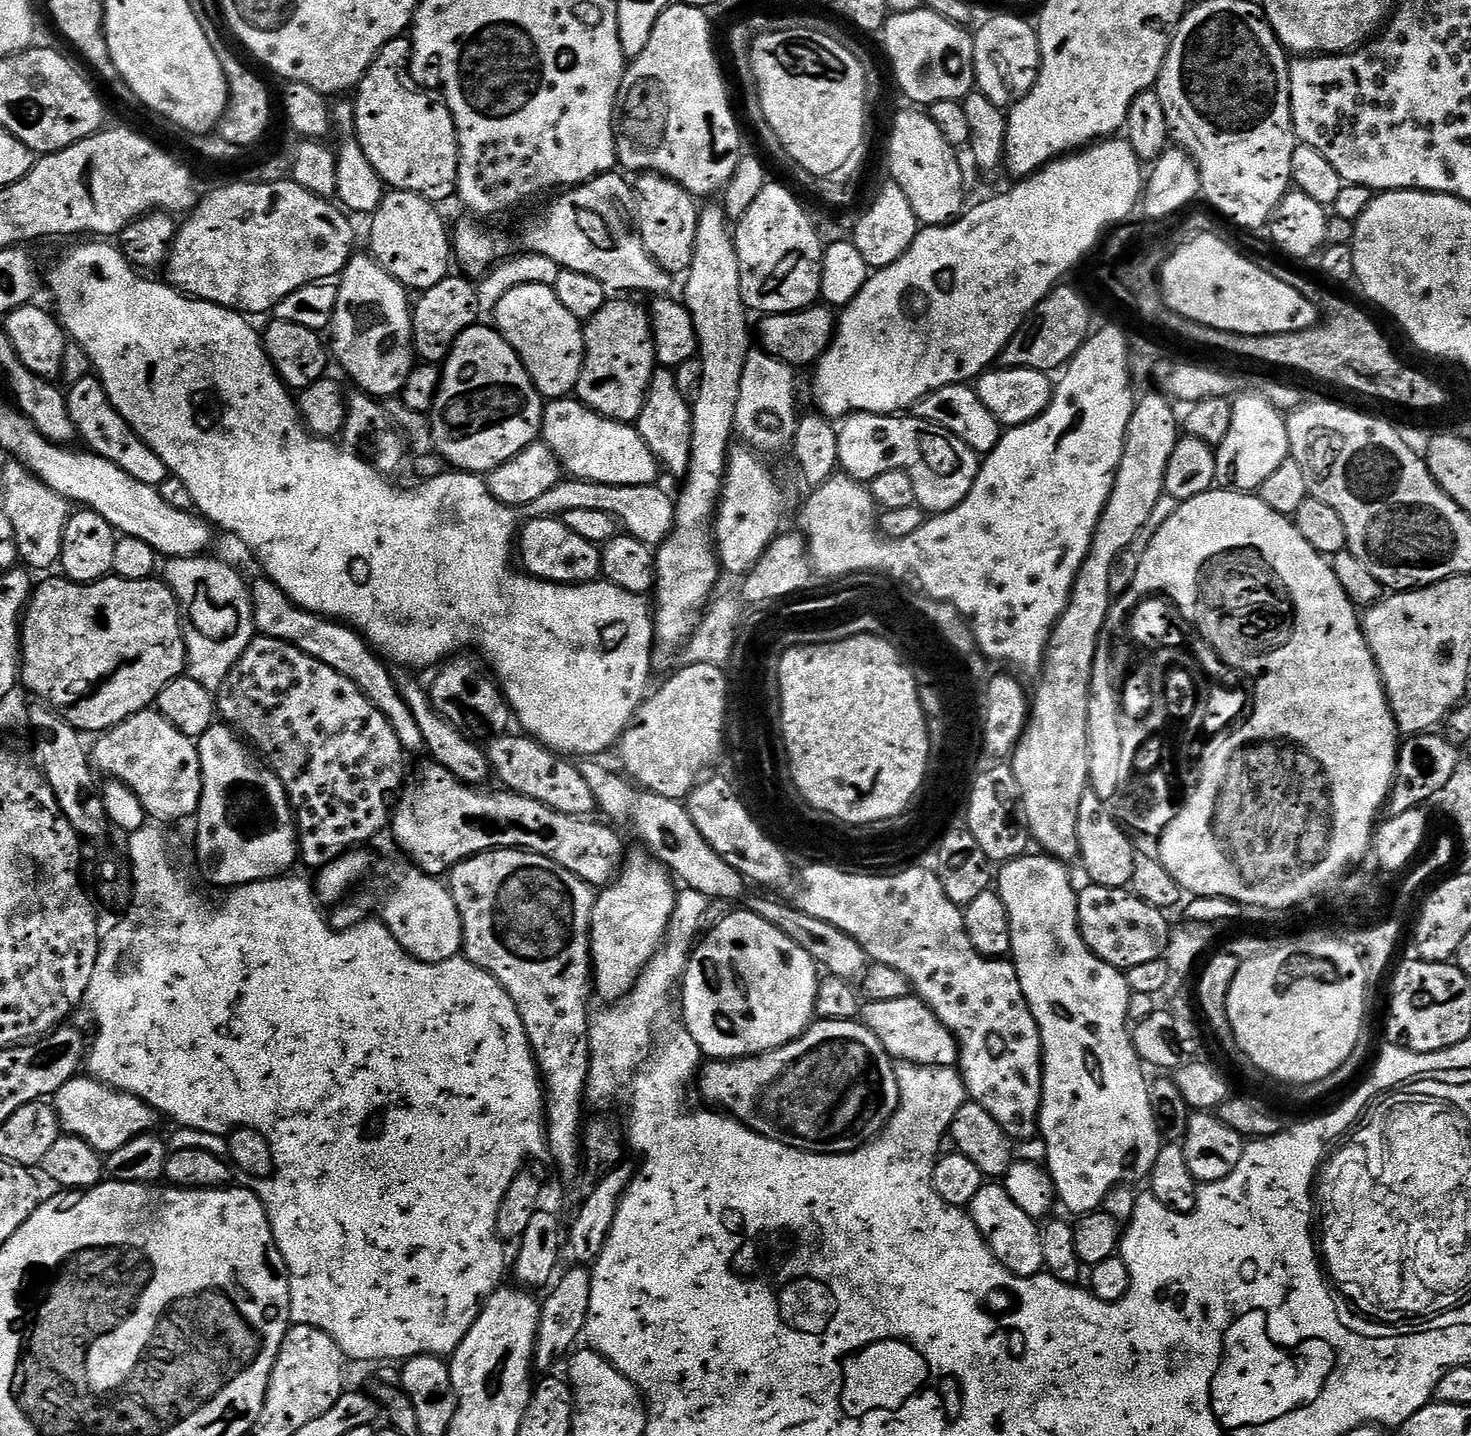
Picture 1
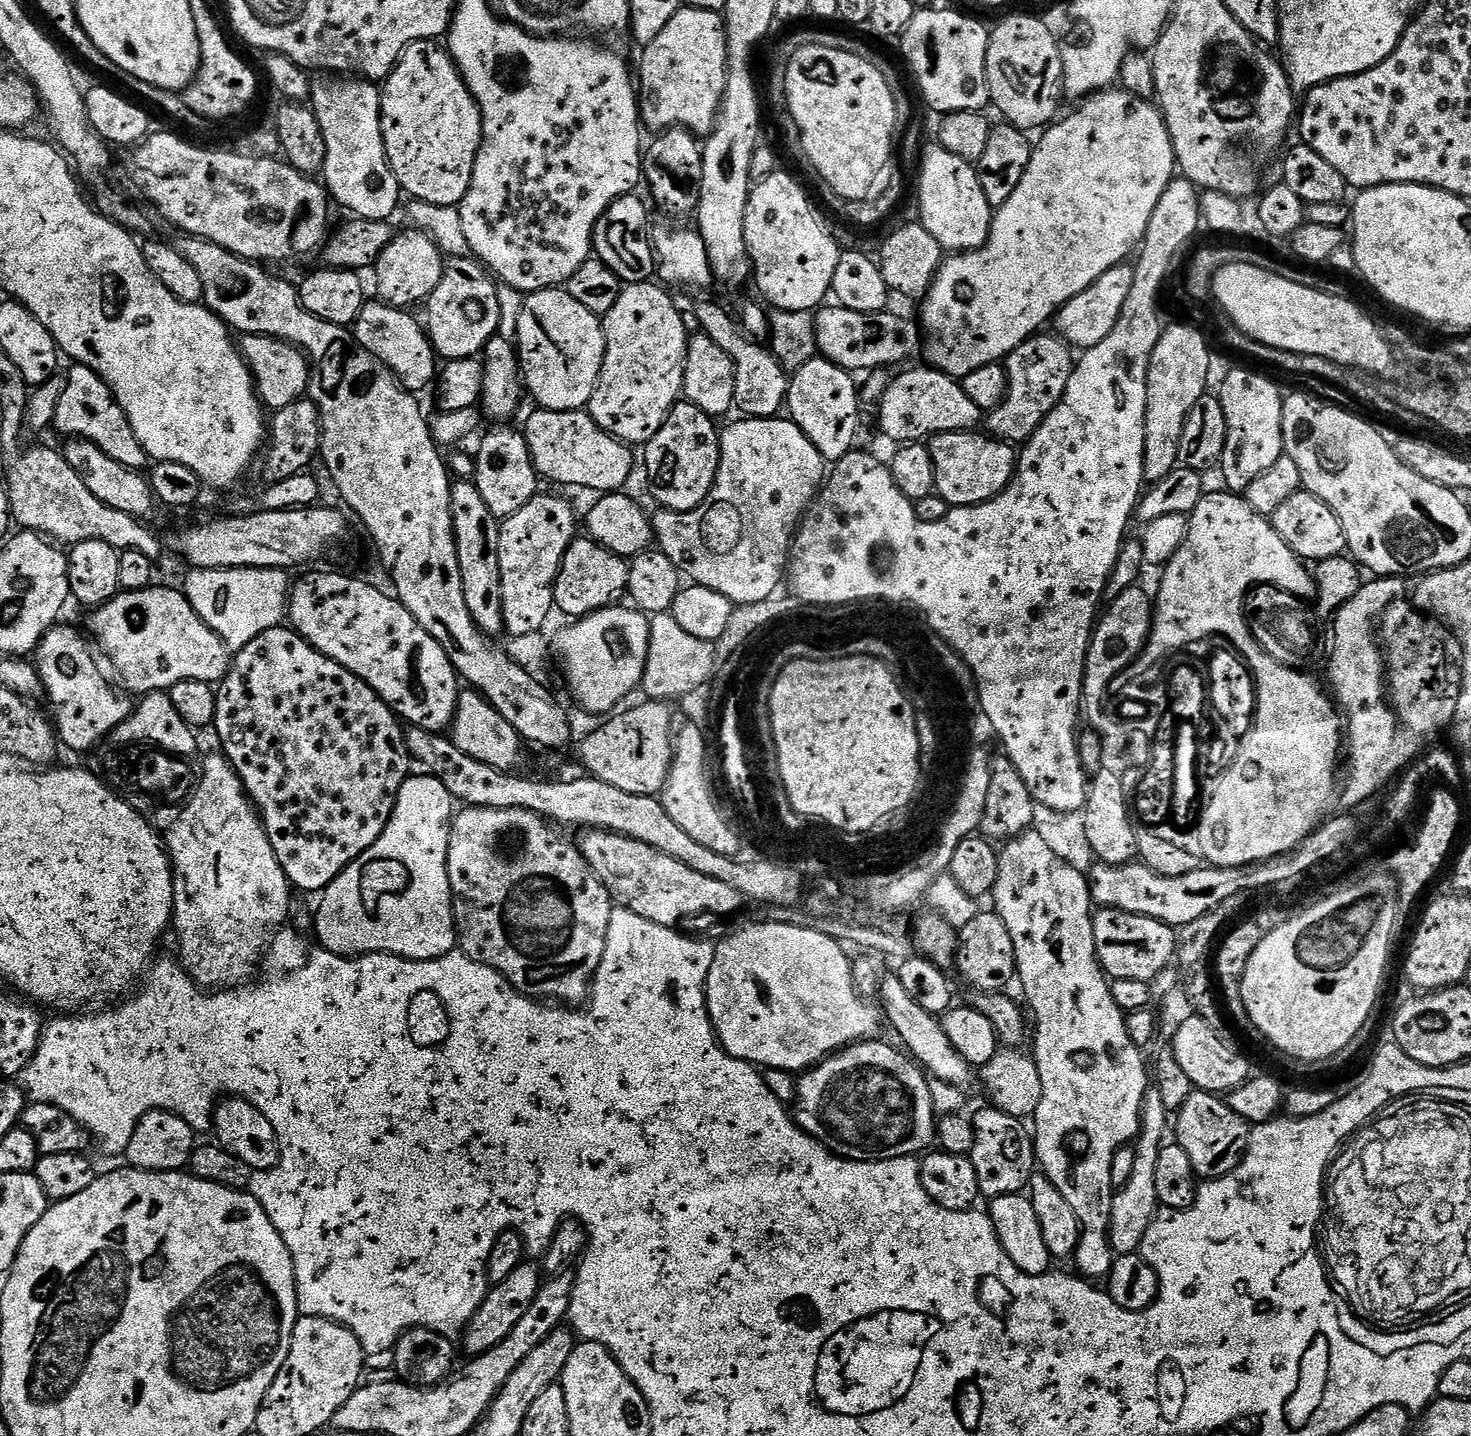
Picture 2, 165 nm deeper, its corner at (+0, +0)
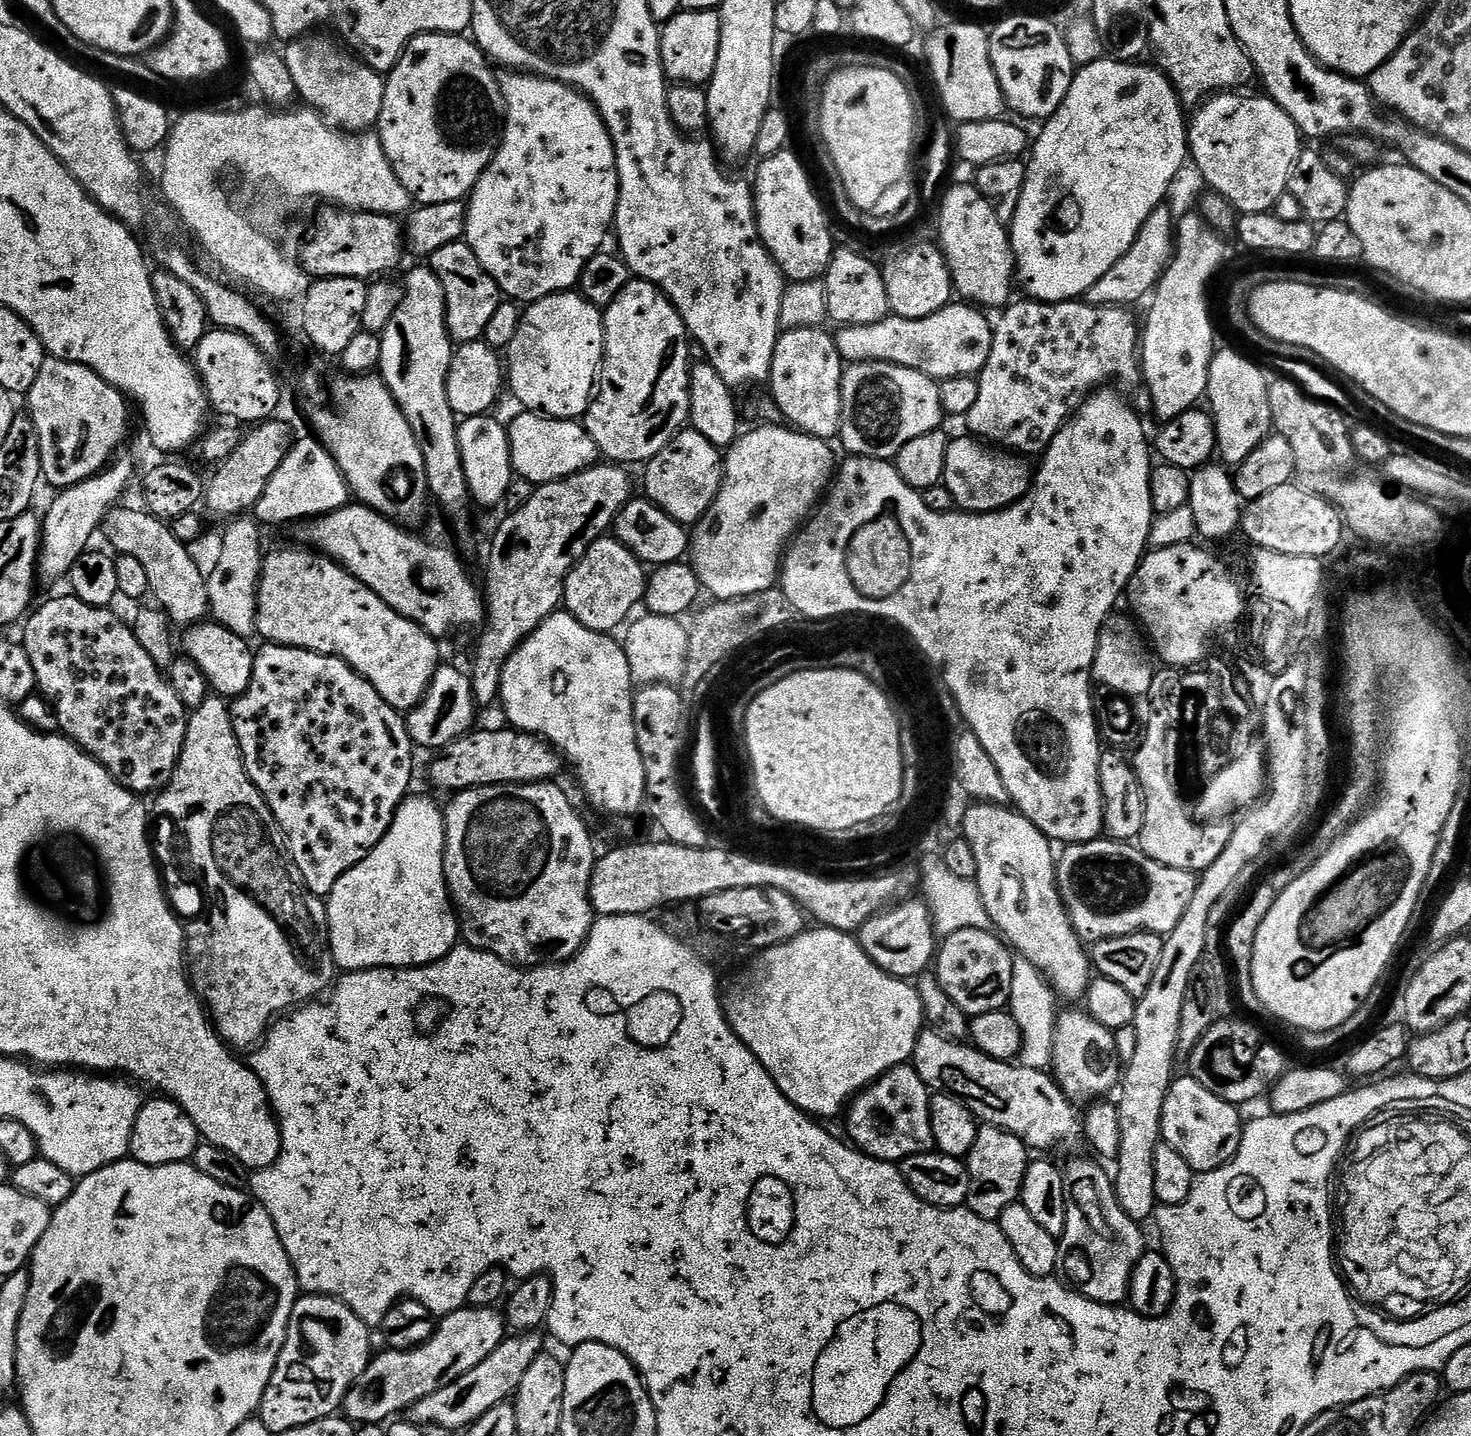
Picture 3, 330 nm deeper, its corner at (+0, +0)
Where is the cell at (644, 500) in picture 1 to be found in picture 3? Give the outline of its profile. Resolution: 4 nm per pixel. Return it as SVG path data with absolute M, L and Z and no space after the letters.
M765 423L758 427L762 428L737 436L732 447L727 449L720 492L690 536L692 569L698 574L701 589L716 600L737 600L765 592L777 583L790 541L821 503L838 468L838 459L832 453L833 445L829 441L808 436L791 426Z

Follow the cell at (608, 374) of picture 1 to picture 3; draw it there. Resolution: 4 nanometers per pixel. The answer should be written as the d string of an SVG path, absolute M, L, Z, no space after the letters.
M633 278L628 281L628 285L618 294L616 301L604 312L604 363L598 377L598 391L595 393L592 405L582 417L584 429L594 438L594 442L600 447L600 455L605 461L615 462L621 466L633 466L632 464L647 465L654 457L672 441L679 432L684 431L690 420L690 386L692 382L692 370L690 359L688 360L688 344L690 337L688 328L682 322L678 310L668 301L660 289L655 288L649 280Z

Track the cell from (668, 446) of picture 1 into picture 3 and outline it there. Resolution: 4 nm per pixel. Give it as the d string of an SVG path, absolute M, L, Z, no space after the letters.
M688 426L679 432L653 460L648 461L646 471L648 473L644 476L643 495L680 524L695 526L708 513L710 506L716 501L716 495L720 492L724 481L724 456L721 449L714 447L710 442L710 438L702 438L702 434L698 434L695 428Z

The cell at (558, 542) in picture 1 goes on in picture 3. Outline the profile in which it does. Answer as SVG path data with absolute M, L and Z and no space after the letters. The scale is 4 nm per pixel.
M605 534L592 543L590 550L586 550L586 554L582 554L580 561L570 570L564 583L563 611L578 618L578 622L590 630L615 633L615 628L620 623L623 625L636 607L641 607L648 578L645 564L622 546L620 540Z

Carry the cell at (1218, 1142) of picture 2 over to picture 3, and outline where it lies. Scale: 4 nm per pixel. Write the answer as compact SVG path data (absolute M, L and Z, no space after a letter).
M1181 1075L1173 1079L1166 1102L1162 1102L1161 1141L1174 1146L1174 1150L1178 1150L1178 1154L1190 1162L1193 1173L1218 1170L1236 1157L1244 1140L1245 1121L1240 1120L1240 1112L1237 1105L1224 1101L1192 1075Z

